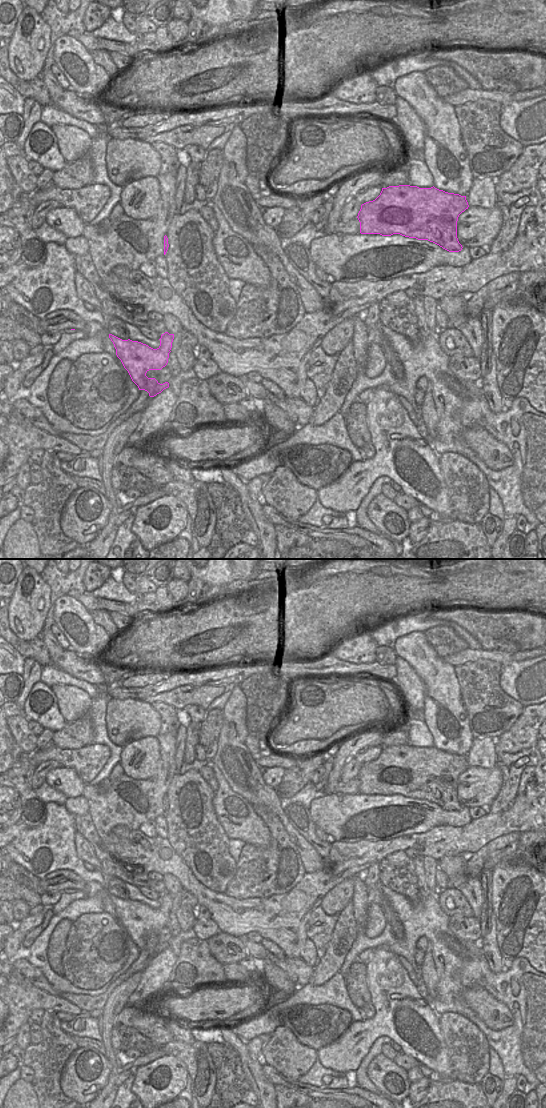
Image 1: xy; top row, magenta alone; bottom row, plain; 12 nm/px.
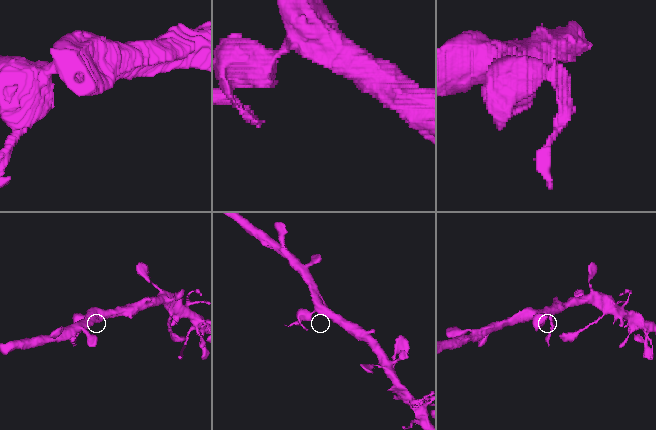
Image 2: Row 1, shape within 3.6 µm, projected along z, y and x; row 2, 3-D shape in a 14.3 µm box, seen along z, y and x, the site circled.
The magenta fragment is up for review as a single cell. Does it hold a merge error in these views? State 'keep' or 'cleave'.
cleave

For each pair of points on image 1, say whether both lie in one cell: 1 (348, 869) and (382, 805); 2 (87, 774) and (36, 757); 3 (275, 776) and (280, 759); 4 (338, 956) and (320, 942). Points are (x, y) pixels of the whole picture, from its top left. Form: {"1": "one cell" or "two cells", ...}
{"1": "two cells", "2": "one cell", "3": "two cells", "4": "two cells"}

